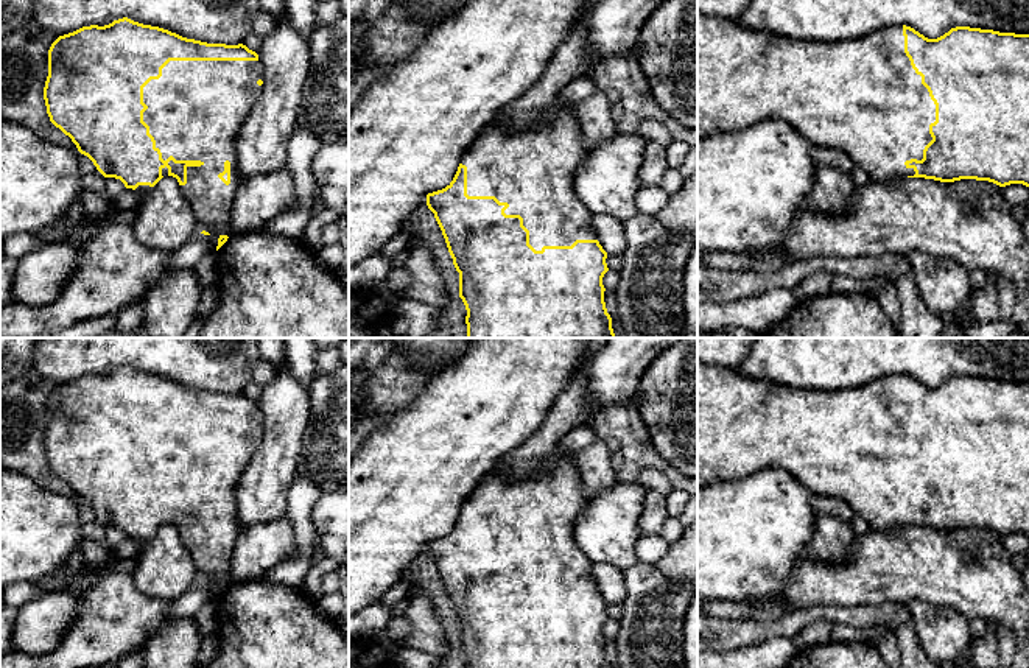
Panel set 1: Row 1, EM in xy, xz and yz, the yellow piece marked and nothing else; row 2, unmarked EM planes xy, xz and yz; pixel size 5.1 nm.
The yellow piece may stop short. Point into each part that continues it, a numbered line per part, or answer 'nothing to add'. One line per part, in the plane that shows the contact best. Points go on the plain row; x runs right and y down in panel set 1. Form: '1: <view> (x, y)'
1: xy (195, 458)

